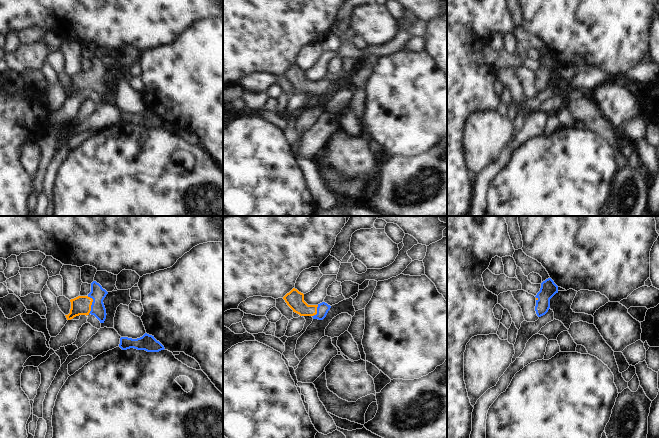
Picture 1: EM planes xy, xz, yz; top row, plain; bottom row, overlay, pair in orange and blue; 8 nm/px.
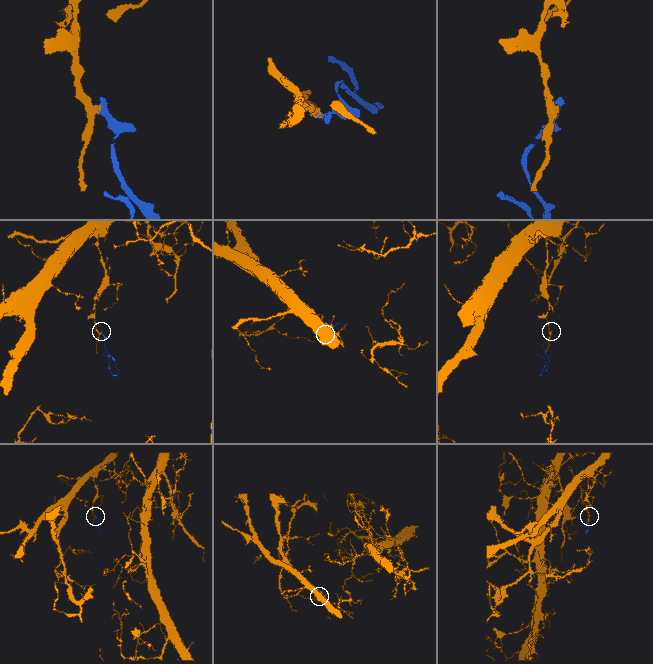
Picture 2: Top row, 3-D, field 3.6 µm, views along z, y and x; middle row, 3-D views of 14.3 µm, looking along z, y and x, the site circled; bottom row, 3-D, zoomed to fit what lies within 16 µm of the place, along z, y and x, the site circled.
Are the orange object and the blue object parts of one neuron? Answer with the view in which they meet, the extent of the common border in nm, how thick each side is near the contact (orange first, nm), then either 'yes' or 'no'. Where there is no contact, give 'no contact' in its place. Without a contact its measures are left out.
xy | 140 nm | 160/120 nm | yes

